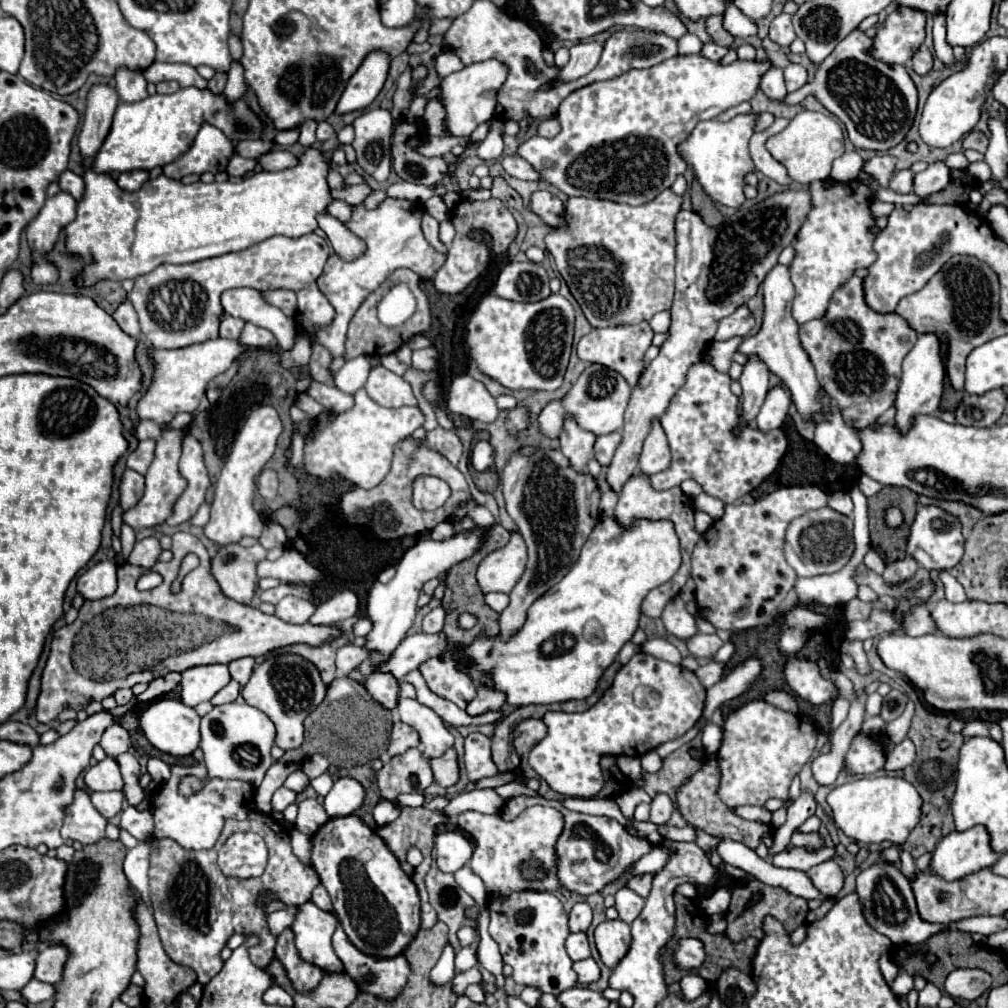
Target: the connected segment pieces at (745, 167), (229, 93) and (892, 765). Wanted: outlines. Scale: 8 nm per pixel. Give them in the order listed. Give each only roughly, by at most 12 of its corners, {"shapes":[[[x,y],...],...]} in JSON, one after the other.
{"shapes":[[[757,114],[705,120],[677,146],[703,190],[731,208],[753,170]],[[231,64],[225,94],[227,104],[245,98],[243,66]],[[907,738],[887,756],[883,770],[905,770],[915,762],[915,746]]]}

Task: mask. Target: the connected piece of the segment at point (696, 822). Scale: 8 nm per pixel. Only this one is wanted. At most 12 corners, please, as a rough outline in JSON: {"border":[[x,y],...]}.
{"border":[[711,758],[677,792],[687,824],[757,848],[773,828],[747,822],[717,794]]}

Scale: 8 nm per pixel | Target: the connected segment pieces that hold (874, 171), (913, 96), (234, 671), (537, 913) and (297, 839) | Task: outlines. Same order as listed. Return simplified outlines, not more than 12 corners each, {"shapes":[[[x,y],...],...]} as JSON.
{"shapes":[[[873,156],[865,162],[867,174],[881,186],[889,184],[897,158]],[[853,30],[815,80],[813,94],[845,124],[855,148],[887,152],[917,110],[905,66],[865,54]],[[253,658],[229,664],[229,674],[243,686],[251,676]],[[551,892],[491,894],[489,934],[515,984],[577,984]],[[291,832],[295,856],[305,866],[311,866],[311,836]]]}

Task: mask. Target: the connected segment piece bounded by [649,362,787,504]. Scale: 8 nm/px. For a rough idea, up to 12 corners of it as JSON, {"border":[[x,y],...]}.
{"border":[[707,362],[659,418],[673,450],[649,478],[693,478],[733,504],[779,466],[783,430],[739,424],[729,374]]}

